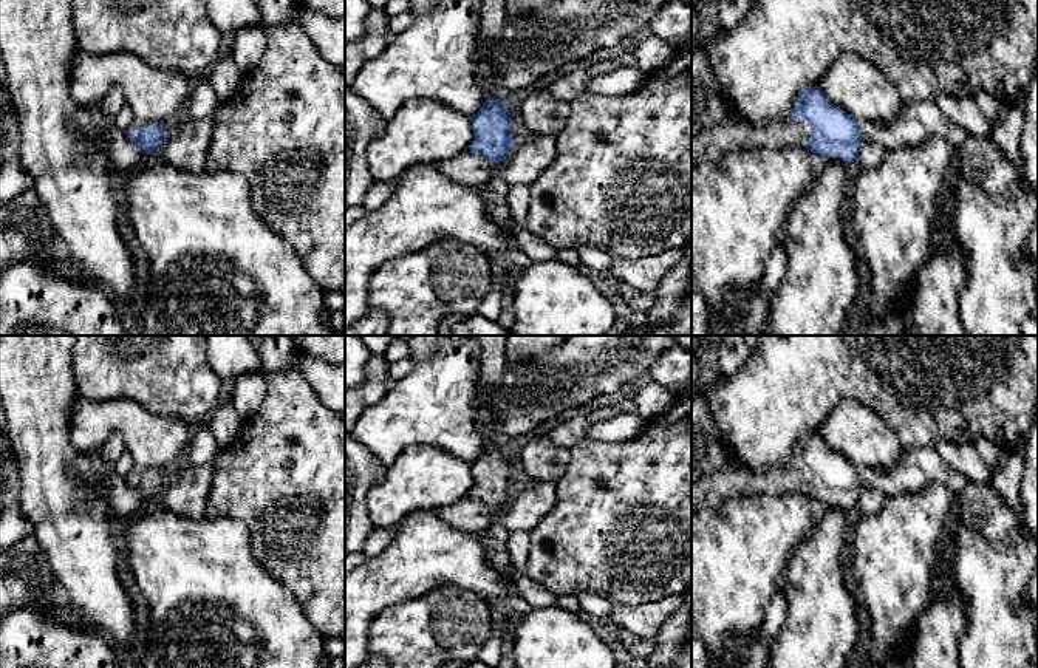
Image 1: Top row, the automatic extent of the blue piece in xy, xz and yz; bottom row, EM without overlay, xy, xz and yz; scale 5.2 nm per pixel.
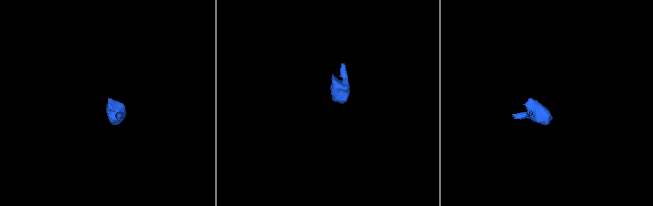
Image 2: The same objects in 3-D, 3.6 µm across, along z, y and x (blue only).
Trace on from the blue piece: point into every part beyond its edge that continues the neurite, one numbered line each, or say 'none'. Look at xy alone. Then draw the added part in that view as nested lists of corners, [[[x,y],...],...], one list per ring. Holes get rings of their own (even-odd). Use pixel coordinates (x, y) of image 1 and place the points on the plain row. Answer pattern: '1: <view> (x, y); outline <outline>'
1: xy (136, 472); outline [[[162,467],[135,469],[135,470],[130,473],[130,476],[131,476],[131,479],[138,479],[138,476],[139,476],[141,473],[149,473],[149,472],[156,472],[156,473],[161,473],[161,475],[166,475],[166,476],[167,476],[167,472],[169,472],[169,470],[166,470],[166,469],[162,469]]]

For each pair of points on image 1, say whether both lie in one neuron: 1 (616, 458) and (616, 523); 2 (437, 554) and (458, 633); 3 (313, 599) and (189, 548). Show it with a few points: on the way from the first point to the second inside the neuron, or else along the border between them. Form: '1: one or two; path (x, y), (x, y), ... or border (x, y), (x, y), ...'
1: one; path (616, 473), (616, 507)
2: two; border (481, 594), (472, 589), (443, 585), (412, 599)
3: two; border (259, 565), (291, 593), (307, 619)

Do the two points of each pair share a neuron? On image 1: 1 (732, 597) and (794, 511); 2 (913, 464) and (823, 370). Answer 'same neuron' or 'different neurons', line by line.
1: same neuron
2: different neurons

